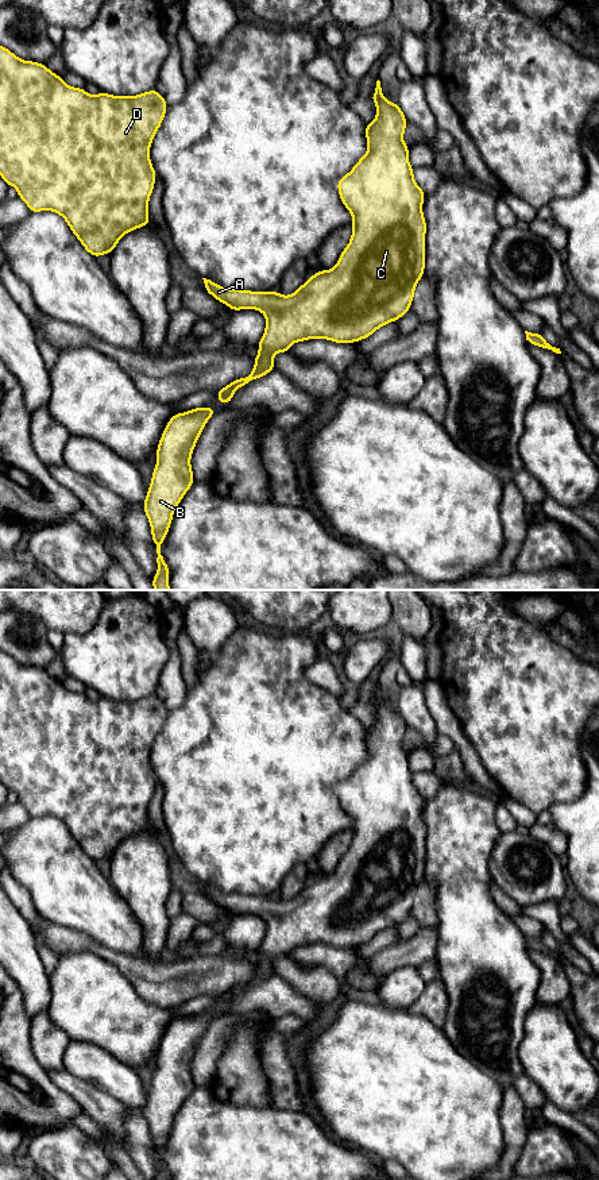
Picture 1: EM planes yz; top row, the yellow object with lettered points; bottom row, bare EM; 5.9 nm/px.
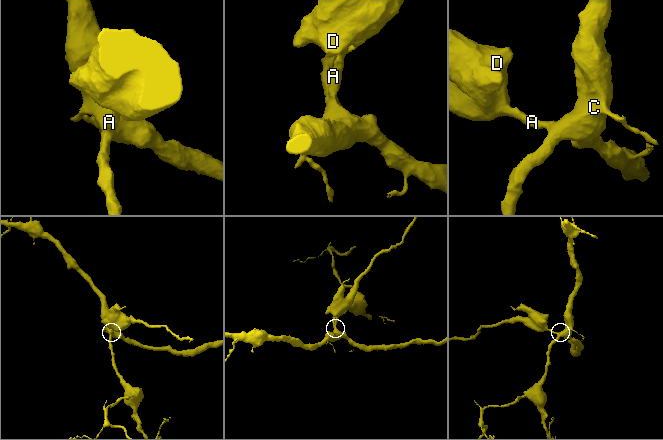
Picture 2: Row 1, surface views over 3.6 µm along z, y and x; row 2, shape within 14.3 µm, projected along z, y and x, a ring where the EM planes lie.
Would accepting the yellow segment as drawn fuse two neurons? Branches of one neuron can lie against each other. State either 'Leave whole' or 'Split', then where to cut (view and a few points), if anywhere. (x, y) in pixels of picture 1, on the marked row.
Leave whole. No split

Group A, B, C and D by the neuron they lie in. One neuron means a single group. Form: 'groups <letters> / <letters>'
groups A B C D

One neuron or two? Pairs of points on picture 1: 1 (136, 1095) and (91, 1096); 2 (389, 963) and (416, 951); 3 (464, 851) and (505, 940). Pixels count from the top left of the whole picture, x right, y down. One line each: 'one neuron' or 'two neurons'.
1: two neurons
2: one neuron
3: one neuron

